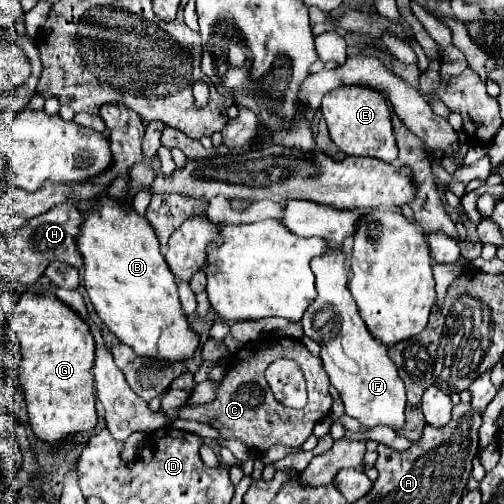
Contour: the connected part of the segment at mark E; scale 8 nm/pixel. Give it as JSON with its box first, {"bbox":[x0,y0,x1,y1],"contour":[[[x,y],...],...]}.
{"bbox":[321,86,397,162],"contour":[[[339,86],[323,96],[321,112],[329,126],[331,140],[347,156],[371,156],[383,162],[393,162],[397,158],[391,110],[383,92],[367,86]]]}

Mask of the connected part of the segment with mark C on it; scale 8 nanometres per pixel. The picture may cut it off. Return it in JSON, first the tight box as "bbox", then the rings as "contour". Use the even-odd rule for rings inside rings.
{"bbox":[179,338,333,452],"contour":[[[269,338],[255,340],[245,344],[235,354],[219,386],[215,400],[201,406],[183,406],[179,408],[179,418],[199,420],[203,424],[209,424],[223,438],[239,438],[241,442],[249,444],[249,448],[253,448],[255,452],[263,452],[273,444],[297,448],[311,436],[313,426],[329,414],[329,408],[333,404],[329,396],[329,386],[331,384],[327,380],[327,374],[323,372],[321,360],[313,356],[299,340],[293,340],[293,338],[273,338],[273,342]],[[277,358],[295,360],[303,372],[311,372],[311,398],[303,410],[281,408],[281,404],[271,396],[271,390],[267,388],[263,372]]]}

